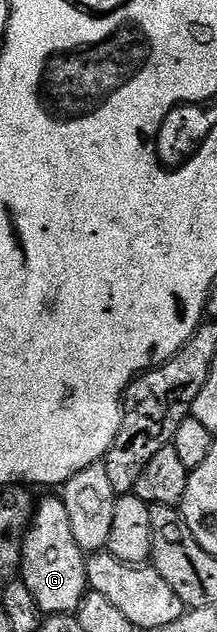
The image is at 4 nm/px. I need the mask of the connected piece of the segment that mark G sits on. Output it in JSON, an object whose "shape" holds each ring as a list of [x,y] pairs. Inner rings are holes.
{"shape":[[[63,497],[39,499],[36,514],[24,537],[19,577],[30,588],[38,608],[46,616],[57,614],[75,615],[80,601],[88,593],[86,568],[88,558],[84,550],[78,548],[74,532],[70,532],[70,515],[66,513]]]}

